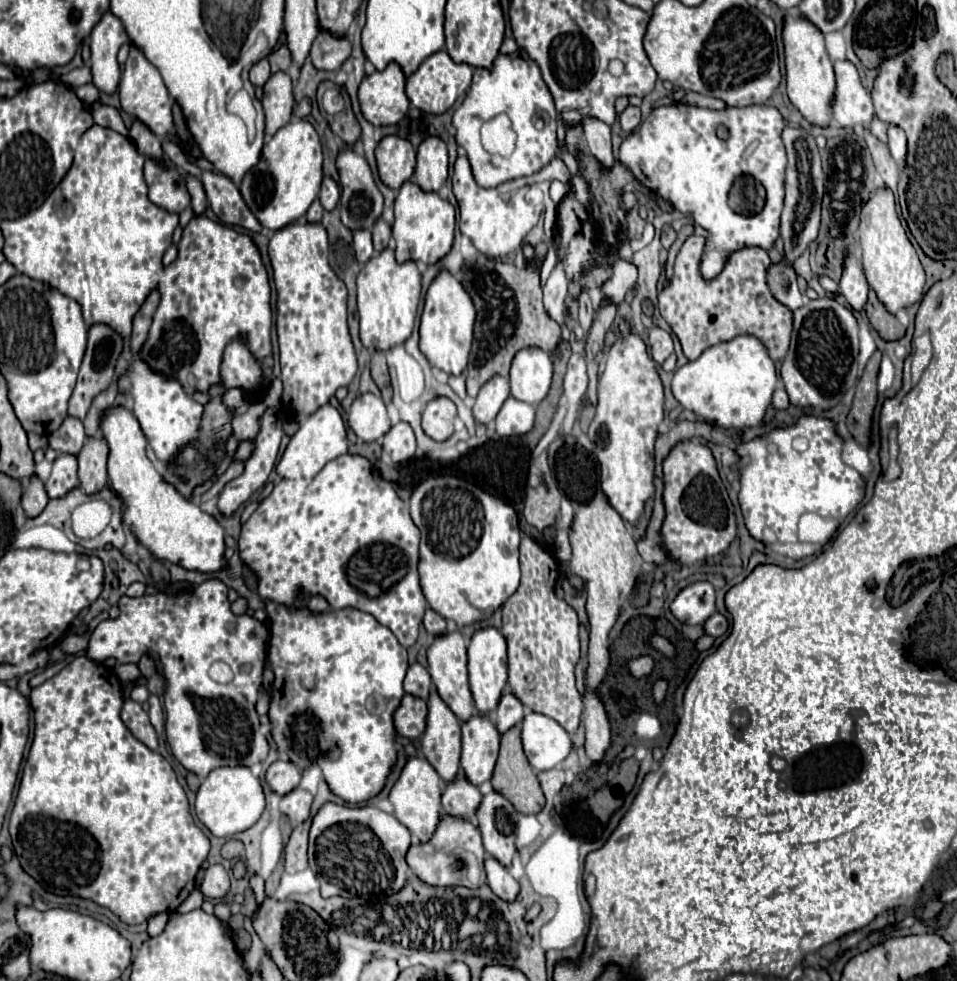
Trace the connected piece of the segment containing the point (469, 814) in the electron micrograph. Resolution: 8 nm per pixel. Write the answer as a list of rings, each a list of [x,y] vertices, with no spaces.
[[[458,775],[452,783],[446,783],[444,793],[442,793],[442,813],[464,819],[464,821],[474,821],[474,809],[482,803],[482,793],[478,787],[468,783],[464,775]]]

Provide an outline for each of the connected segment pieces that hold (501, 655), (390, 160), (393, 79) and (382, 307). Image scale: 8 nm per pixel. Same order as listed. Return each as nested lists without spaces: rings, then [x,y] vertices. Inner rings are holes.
[[[482,629],[472,635],[468,647],[468,679],[476,711],[480,715],[488,715],[490,711],[494,711],[498,707],[498,701],[502,699],[502,691],[506,691],[508,685],[508,653],[506,653],[506,641],[500,631]]]
[[[390,135],[376,147],[376,163],[382,183],[396,191],[412,177],[416,167],[416,151],[410,141]]]
[[[390,63],[384,71],[374,71],[364,77],[358,89],[362,115],[376,127],[396,125],[410,105],[404,85],[406,77],[398,63]]]
[[[384,249],[378,257],[372,257],[358,275],[358,315],[360,315],[360,341],[368,351],[388,351],[402,345],[414,331],[414,321],[420,303],[420,273],[414,261],[396,263],[394,251]]]

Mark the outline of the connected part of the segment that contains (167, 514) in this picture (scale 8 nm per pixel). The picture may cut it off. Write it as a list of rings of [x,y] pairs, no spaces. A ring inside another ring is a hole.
[[[124,405],[110,407],[100,423],[100,433],[108,443],[108,481],[110,489],[120,497],[124,511],[122,523],[130,533],[142,543],[154,559],[180,565],[188,571],[214,573],[228,569],[228,559],[224,557],[224,529],[220,523],[204,513],[196,503],[182,497],[174,485],[166,483],[162,475],[154,469],[148,459],[146,435],[132,411]]]

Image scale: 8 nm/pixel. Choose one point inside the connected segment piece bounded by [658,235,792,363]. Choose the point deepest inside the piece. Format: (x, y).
(702, 313)

